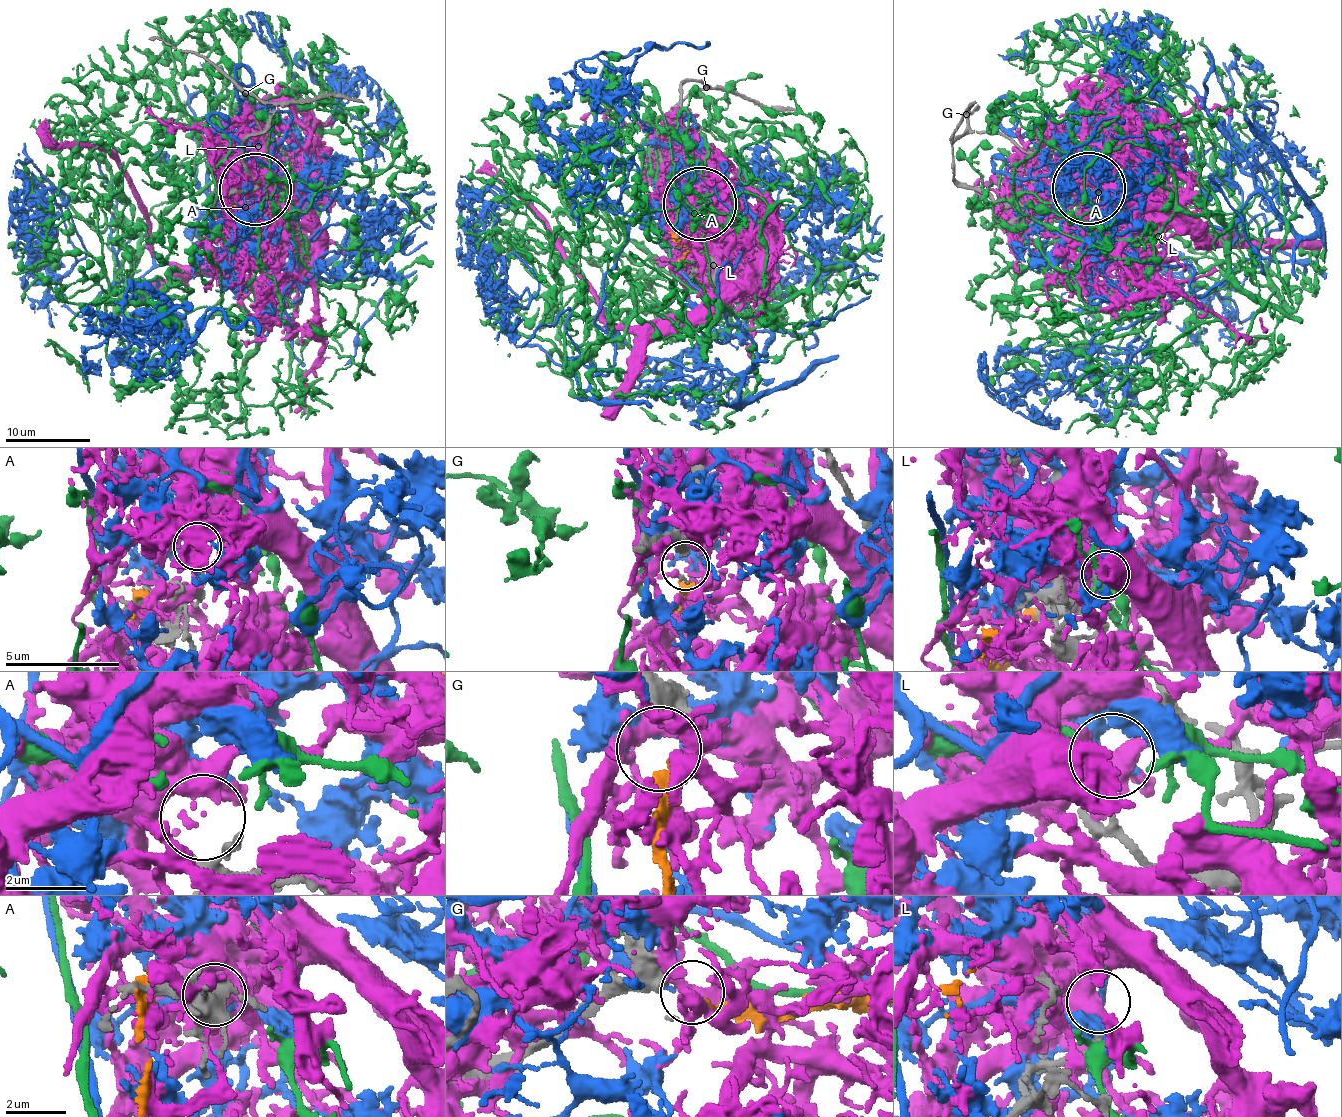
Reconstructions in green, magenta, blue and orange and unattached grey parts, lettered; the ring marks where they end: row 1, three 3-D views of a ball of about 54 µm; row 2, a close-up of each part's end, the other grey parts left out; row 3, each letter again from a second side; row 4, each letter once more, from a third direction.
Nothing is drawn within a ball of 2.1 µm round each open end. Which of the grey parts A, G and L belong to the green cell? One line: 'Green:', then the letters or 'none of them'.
Green: L

